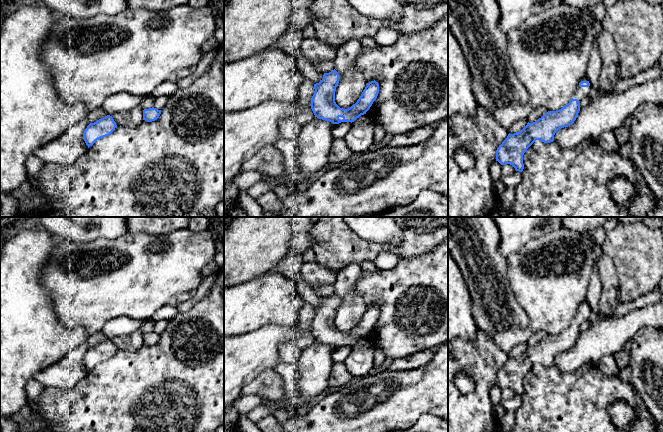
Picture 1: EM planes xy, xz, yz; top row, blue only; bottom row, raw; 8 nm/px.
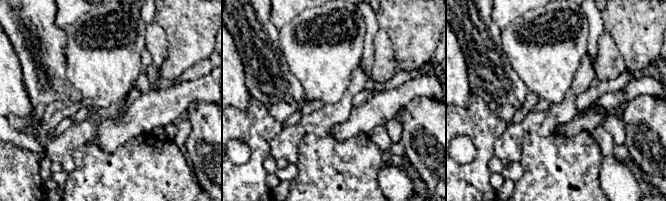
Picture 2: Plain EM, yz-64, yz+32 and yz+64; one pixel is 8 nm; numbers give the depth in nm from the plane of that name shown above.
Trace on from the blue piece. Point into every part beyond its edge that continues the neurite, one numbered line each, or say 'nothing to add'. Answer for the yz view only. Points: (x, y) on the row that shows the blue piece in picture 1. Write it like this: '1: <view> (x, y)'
1: yz (581, 92)

